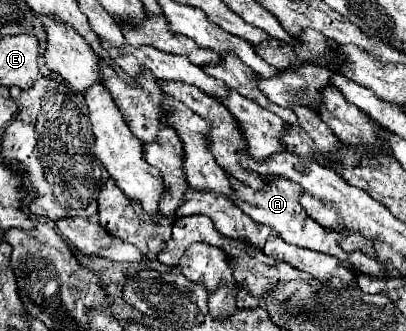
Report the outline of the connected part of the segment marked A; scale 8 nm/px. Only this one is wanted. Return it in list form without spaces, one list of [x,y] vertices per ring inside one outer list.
[[[235,177],[229,179],[231,189],[233,189],[233,191],[229,193],[231,201],[233,201],[241,211],[245,211],[253,221],[259,221],[259,223],[263,223],[263,225],[269,225],[269,227],[271,227],[283,241],[287,241],[287,243],[293,243],[293,245],[299,245],[299,247],[305,247],[305,249],[313,249],[313,251],[319,251],[319,253],[333,255],[333,257],[337,257],[343,265],[347,265],[347,267],[353,267],[353,265],[355,265],[355,269],[359,267],[359,271],[363,271],[363,273],[385,275],[385,273],[383,273],[383,267],[381,267],[377,261],[371,261],[371,259],[363,257],[363,253],[345,253],[345,251],[341,249],[341,245],[339,245],[339,233],[327,231],[325,227],[321,227],[317,221],[313,221],[313,219],[305,213],[305,209],[299,205],[301,189],[299,189],[295,183],[291,183],[291,181],[283,179],[283,177],[263,177],[263,181],[265,181],[265,187],[263,187],[261,191],[255,191],[255,189],[247,187],[245,183],[237,181]]]

